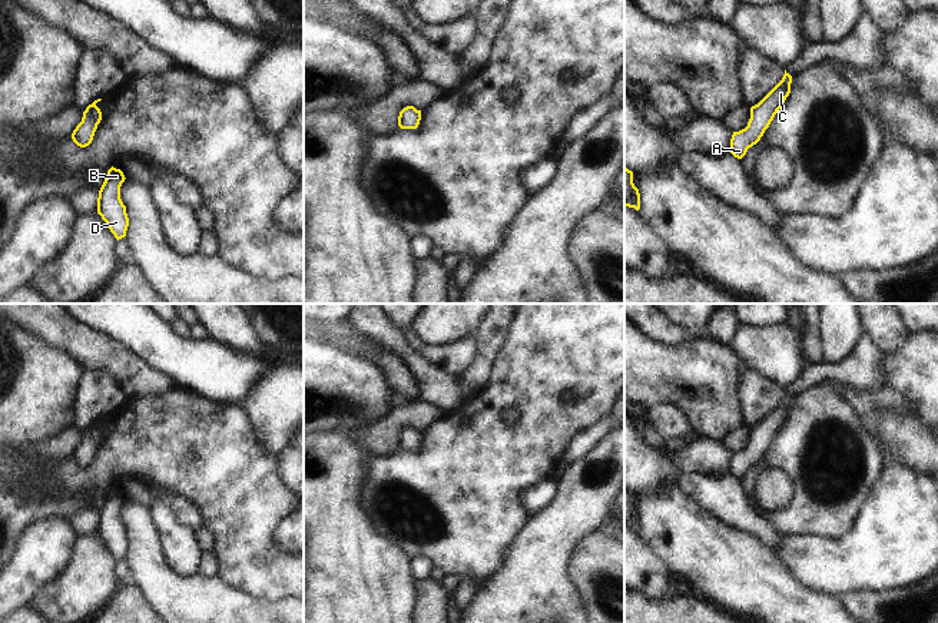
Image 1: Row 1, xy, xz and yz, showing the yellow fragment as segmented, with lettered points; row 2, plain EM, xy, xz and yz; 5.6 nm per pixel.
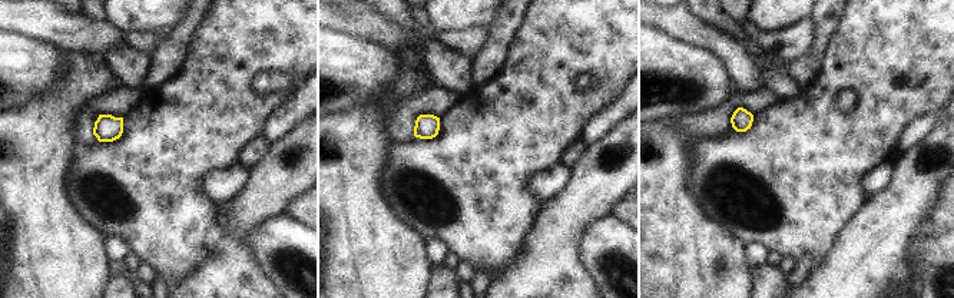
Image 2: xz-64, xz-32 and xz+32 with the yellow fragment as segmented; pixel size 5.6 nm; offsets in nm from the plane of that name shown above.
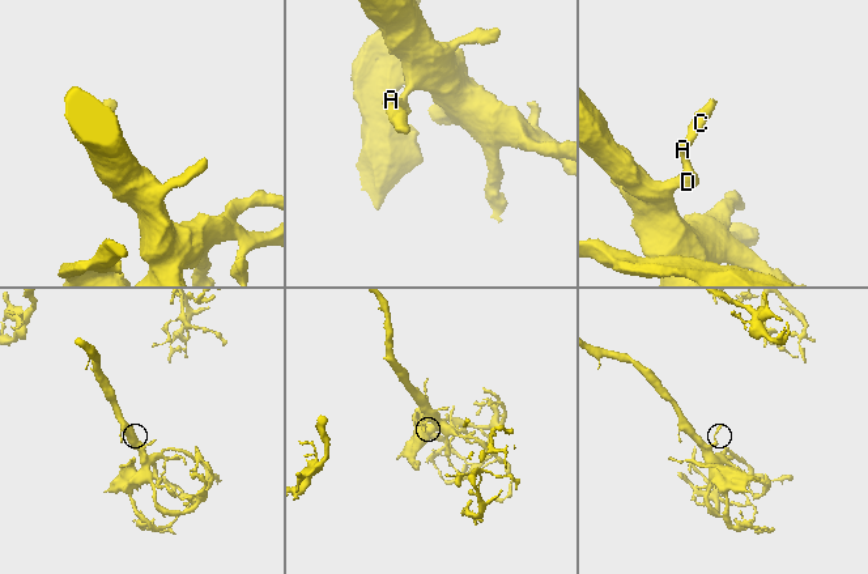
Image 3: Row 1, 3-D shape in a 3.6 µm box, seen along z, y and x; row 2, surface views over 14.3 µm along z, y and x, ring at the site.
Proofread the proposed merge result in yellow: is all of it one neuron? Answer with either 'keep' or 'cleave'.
keep

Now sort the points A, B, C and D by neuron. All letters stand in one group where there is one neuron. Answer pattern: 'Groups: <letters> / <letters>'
Groups: A B C D.

